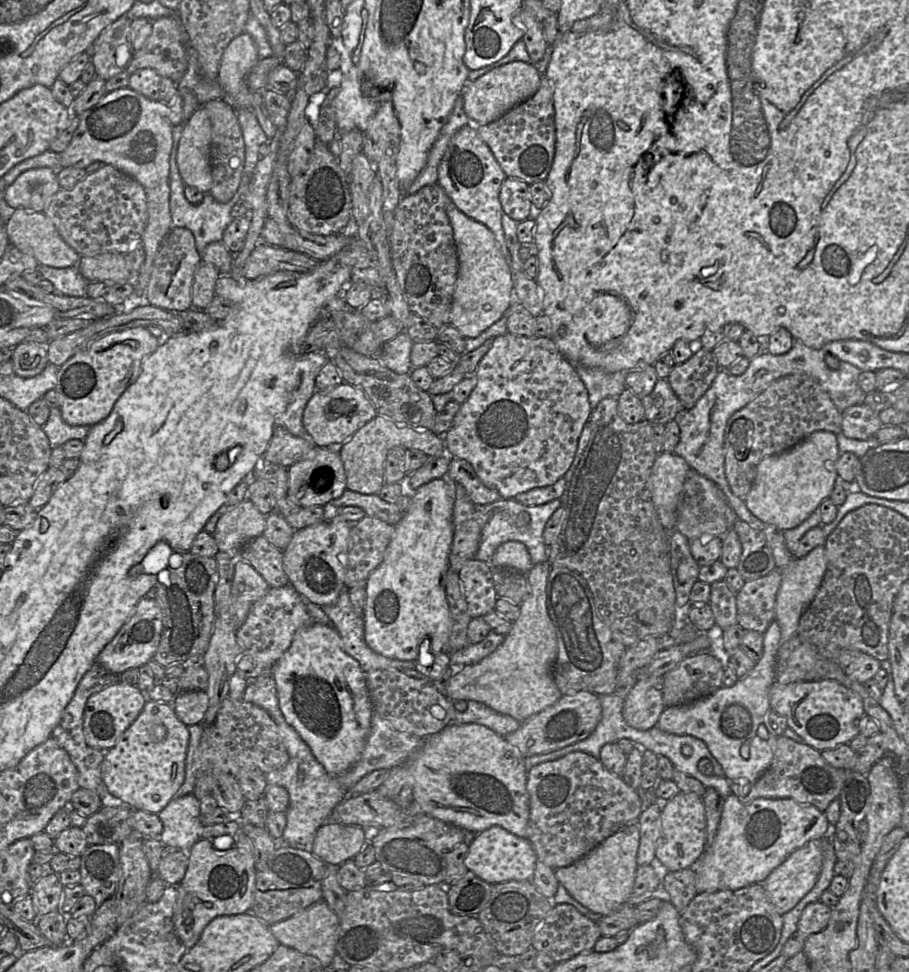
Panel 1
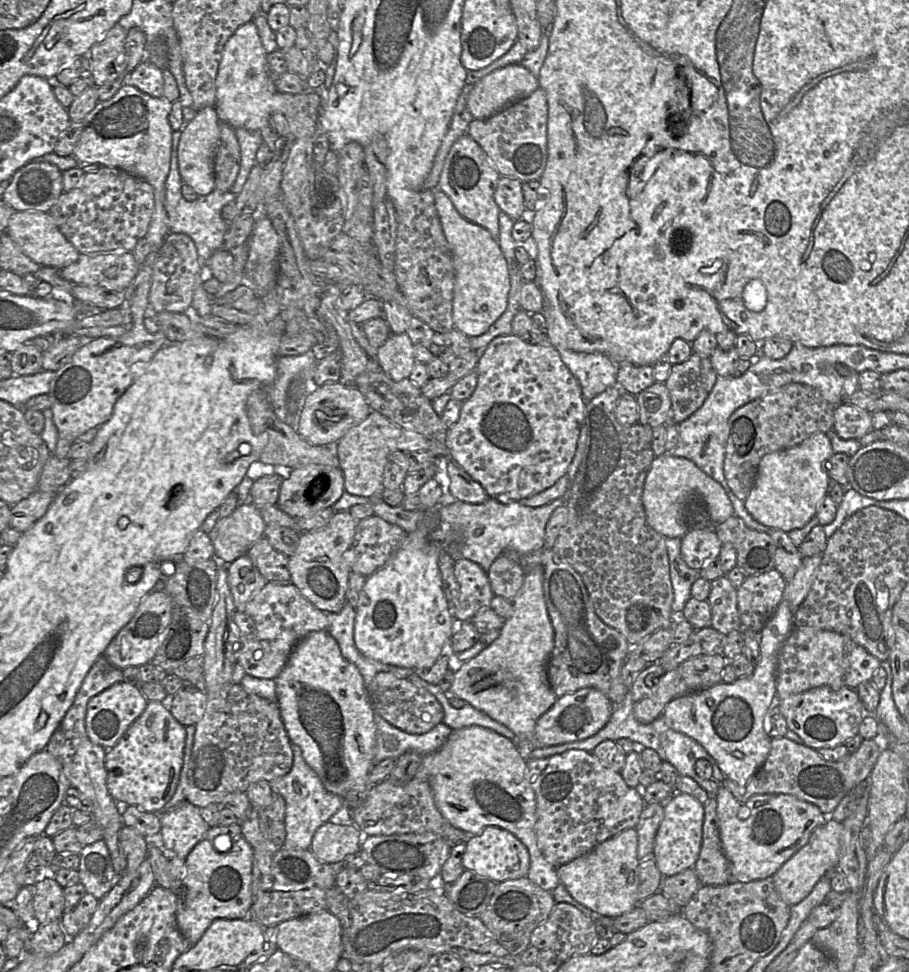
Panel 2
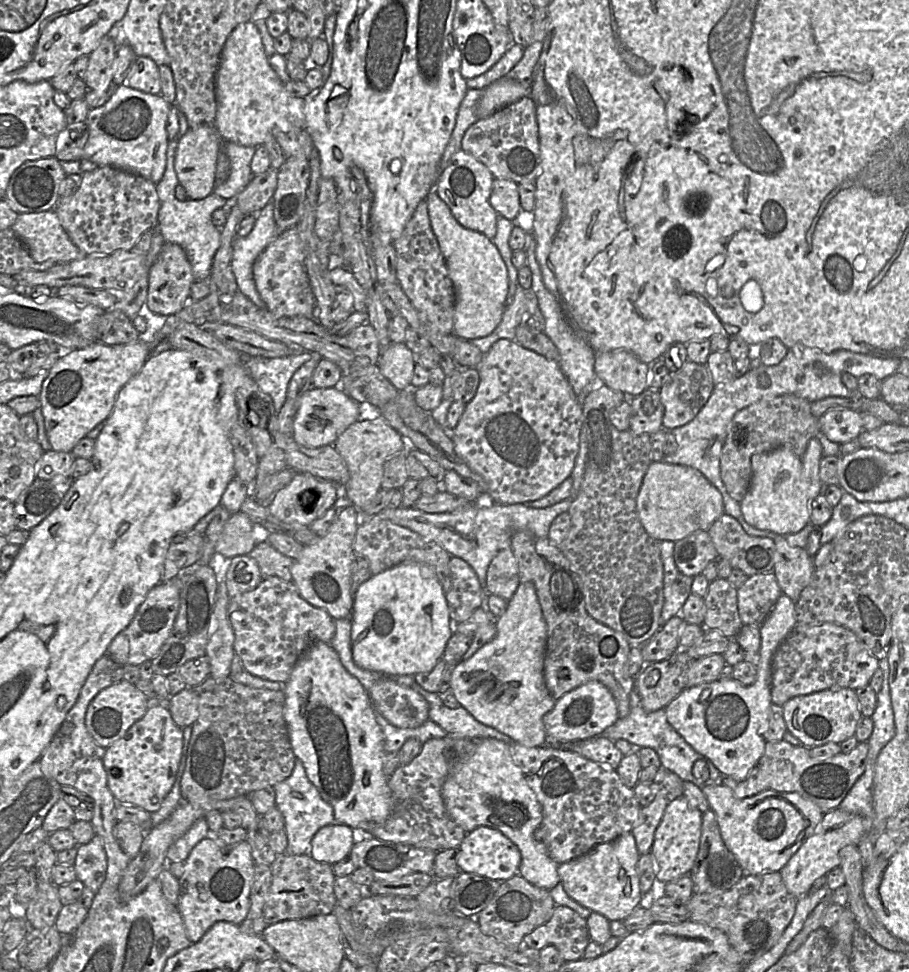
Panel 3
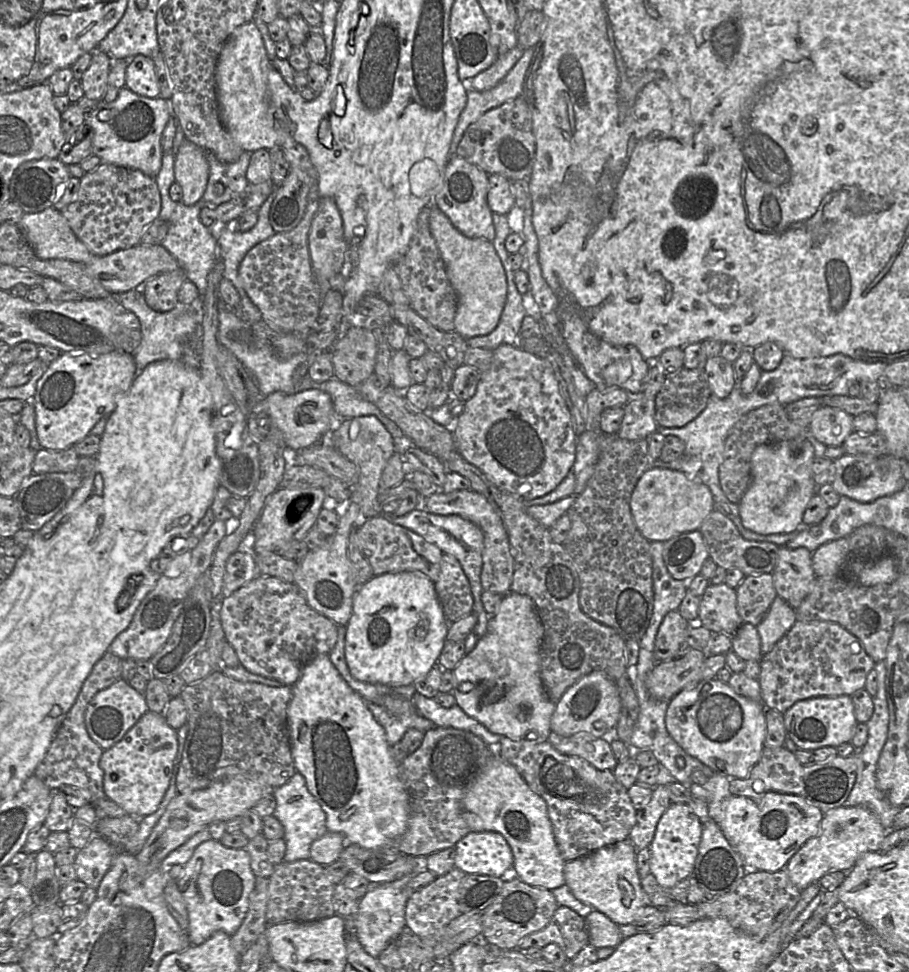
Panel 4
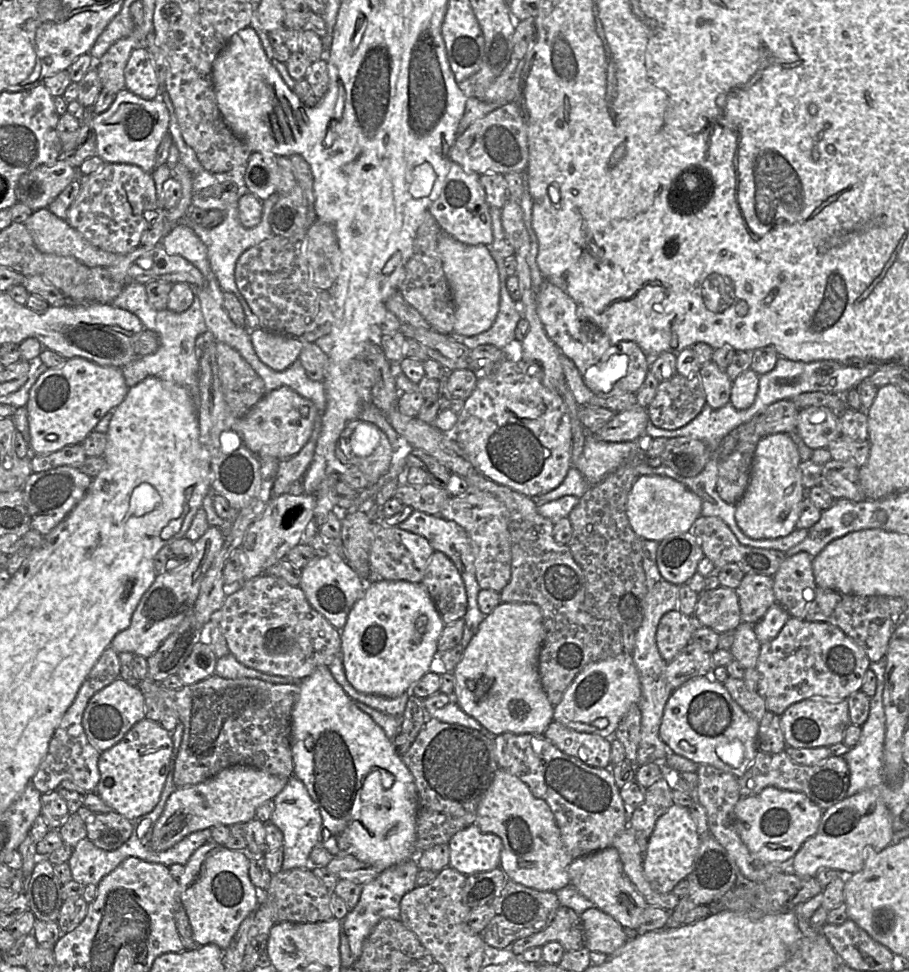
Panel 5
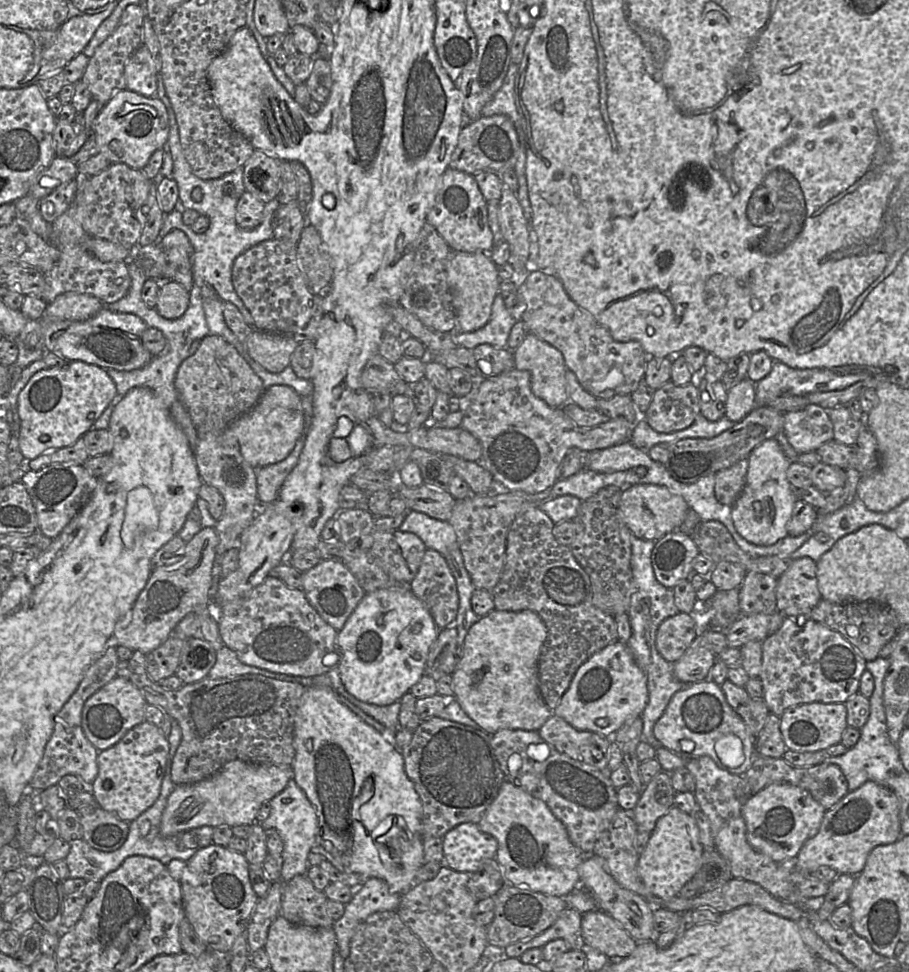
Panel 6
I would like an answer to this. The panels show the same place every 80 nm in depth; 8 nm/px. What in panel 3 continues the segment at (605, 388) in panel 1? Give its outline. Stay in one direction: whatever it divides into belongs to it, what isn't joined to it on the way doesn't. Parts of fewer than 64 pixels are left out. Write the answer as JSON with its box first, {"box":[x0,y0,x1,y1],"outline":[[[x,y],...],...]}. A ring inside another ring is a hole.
{"box":[524,233,599,399],"outline":[[[526,233],[524,250],[527,255],[527,266],[532,273],[531,289],[537,296],[539,308],[545,319],[544,333],[557,347],[560,354],[560,368],[568,379],[573,391],[580,399],[584,398],[590,392],[590,387],[593,384],[596,384],[596,381],[599,381],[594,371],[596,352],[581,337],[576,335],[576,333],[569,325],[566,317],[564,316],[556,298],[546,288],[542,280],[542,272],[540,266],[538,264],[538,261],[536,260],[536,242],[532,233]]]}

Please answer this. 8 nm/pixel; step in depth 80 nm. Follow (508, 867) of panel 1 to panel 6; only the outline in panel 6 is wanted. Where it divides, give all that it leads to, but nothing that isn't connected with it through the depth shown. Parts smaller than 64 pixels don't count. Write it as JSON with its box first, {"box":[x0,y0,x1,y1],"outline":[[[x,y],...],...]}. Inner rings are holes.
{"box":[443,823,498,873],"outline":[[[461,823],[443,837],[444,864],[458,872],[474,873],[482,864],[496,857],[498,842],[491,834],[482,832],[475,823]]]}

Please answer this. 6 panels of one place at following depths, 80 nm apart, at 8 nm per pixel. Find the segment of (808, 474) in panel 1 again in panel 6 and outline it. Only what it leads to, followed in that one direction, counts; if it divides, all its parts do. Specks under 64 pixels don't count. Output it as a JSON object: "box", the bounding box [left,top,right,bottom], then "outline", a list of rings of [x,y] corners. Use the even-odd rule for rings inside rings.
{"box":[731,437,797,546],"outline":[[[775,437],[756,446],[748,456],[745,485],[732,505],[731,517],[738,533],[748,542],[769,546],[788,535],[787,523],[791,517],[797,491],[787,480],[790,462]]]}

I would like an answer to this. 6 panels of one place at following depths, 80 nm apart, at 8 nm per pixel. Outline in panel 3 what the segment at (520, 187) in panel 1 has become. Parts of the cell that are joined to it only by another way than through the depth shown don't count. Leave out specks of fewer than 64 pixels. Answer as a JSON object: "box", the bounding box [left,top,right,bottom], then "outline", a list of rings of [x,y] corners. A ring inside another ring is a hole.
{"box":[489,178,521,220],"outline":[[[495,178],[489,198],[497,215],[513,220],[521,210],[518,183],[504,178]]]}

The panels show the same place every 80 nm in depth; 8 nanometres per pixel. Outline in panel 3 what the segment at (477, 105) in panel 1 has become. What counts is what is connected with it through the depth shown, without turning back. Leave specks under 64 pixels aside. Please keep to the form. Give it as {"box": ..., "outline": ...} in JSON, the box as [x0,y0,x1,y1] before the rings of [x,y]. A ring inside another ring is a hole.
{"box":[478,76,532,120],"outline":[[[504,76],[484,89],[484,93],[478,103],[478,120],[485,118],[495,111],[531,95],[532,86]]]}

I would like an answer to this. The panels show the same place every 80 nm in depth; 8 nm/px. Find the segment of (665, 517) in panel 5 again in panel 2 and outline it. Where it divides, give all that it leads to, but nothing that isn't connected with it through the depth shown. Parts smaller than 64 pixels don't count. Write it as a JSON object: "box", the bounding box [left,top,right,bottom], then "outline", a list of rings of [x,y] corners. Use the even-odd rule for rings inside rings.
{"box":[642,452,734,538],"outline":[[[666,452],[660,456],[655,456],[646,476],[642,493],[642,502],[648,525],[666,538],[682,538],[690,529],[687,519],[688,509],[697,498],[702,502],[714,526],[734,515],[731,501],[721,484],[703,472],[691,460],[676,457]]]}

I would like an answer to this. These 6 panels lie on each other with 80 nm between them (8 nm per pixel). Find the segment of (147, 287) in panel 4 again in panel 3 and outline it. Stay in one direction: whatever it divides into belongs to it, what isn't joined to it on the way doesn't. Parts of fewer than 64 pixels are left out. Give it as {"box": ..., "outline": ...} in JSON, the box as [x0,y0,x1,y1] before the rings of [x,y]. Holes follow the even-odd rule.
{"box":[147,242,195,315],"outline":[[[165,242],[149,271],[147,307],[160,315],[176,314],[189,302],[191,285],[195,281],[183,248],[178,244]]]}

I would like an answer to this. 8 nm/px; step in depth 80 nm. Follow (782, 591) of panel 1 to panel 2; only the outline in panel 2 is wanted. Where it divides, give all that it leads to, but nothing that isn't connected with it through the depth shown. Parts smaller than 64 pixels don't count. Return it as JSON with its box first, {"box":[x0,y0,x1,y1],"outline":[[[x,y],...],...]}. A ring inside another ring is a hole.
{"box":[783,554,821,614],"outline":[[[821,554],[803,558],[803,562],[793,579],[786,584],[783,599],[788,602],[794,614],[808,595],[821,561]]]}

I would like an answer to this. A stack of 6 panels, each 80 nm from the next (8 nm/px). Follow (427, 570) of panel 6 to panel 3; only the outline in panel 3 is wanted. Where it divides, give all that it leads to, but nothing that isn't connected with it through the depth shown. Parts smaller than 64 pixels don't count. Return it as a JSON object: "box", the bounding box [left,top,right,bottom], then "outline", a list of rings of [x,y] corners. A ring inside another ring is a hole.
{"box":[445,556,483,624],"outline":[[[451,556],[449,561],[452,587],[445,593],[452,623],[458,624],[467,620],[483,603],[483,588],[473,568],[463,559]]]}

